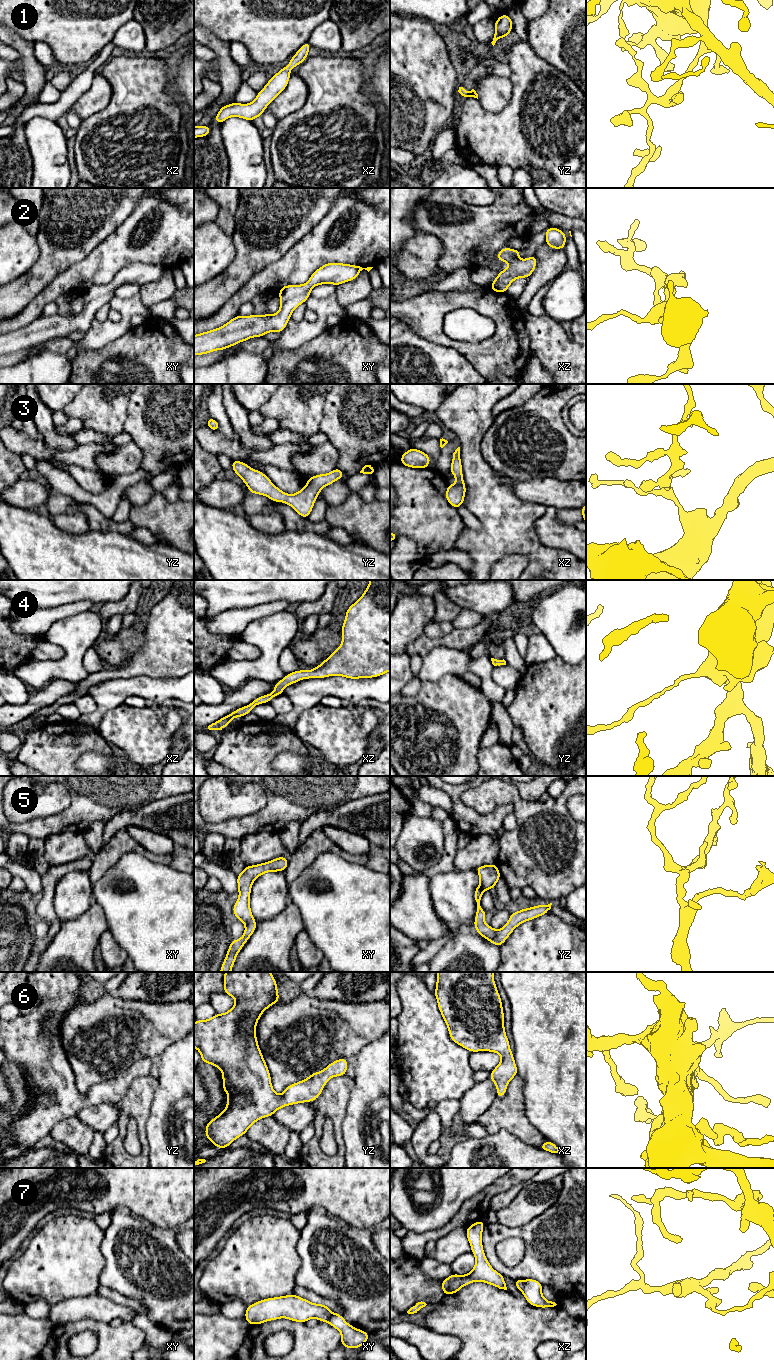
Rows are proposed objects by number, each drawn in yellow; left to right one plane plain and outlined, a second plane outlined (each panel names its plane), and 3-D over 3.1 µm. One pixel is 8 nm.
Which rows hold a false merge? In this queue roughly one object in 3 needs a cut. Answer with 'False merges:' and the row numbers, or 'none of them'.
False merges: 7

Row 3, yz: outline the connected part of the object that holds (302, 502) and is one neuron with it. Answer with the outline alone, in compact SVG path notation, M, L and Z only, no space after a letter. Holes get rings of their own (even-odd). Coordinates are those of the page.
M231 460L231 464L232 470L243 480L250 493L266 496L273 502L286 503L305 519L310 515L319 492L345 475L341 469L335 468L330 473L312 476L307 479L304 488L291 495L284 493L263 472L245 462Z

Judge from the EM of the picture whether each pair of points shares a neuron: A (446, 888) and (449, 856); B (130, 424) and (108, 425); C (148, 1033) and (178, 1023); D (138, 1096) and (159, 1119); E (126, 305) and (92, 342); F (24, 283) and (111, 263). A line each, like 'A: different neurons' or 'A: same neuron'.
A: different neurons
B: different neurons
C: same neuron
D: different neurons
E: same neuron
F: different neurons

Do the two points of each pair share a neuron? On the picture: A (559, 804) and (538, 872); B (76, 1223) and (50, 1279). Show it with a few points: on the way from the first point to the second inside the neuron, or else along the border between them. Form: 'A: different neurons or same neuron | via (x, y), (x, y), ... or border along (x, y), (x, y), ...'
A: same neuron | via (559, 821), (560, 823), (540, 847), (539, 855)
B: same neuron | via (76, 1237), (67, 1248), (64, 1259), (58, 1265)

